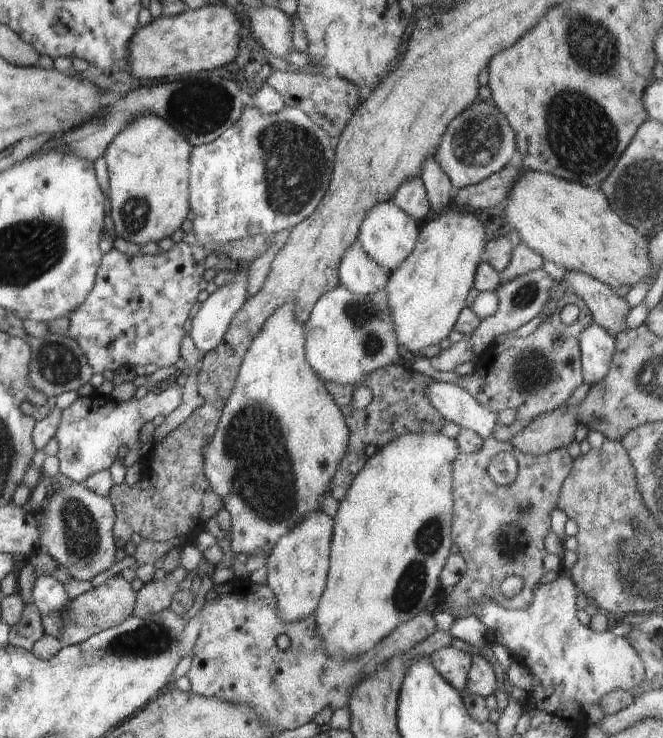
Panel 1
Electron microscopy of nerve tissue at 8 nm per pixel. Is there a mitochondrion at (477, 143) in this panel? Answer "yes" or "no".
yes

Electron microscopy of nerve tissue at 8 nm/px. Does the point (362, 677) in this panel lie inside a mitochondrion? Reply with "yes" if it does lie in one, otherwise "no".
no

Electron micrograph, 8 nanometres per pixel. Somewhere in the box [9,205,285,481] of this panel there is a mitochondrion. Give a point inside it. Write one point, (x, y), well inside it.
(57, 363)

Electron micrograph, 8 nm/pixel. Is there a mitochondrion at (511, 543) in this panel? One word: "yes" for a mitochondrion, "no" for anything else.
yes

